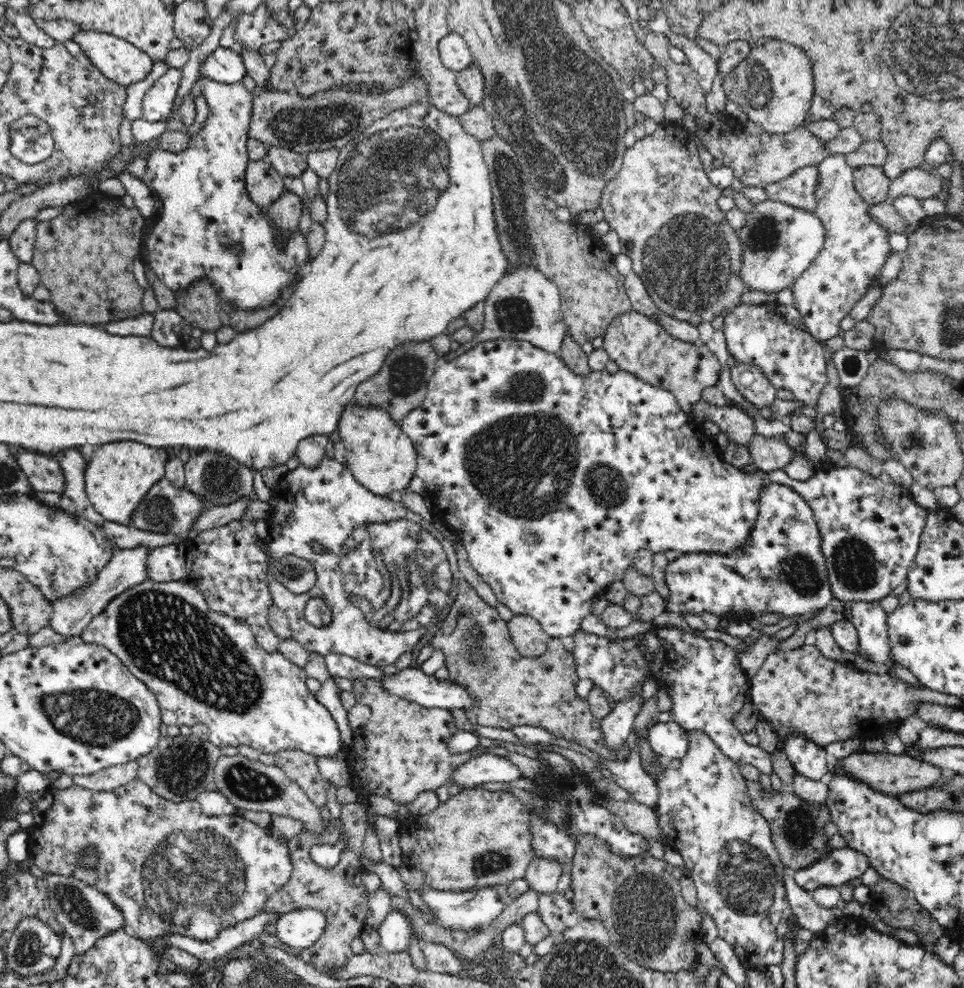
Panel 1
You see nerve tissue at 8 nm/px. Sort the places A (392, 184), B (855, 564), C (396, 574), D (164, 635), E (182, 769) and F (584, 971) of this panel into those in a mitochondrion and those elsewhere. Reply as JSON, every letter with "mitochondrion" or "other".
{"A":"mitochondrion","B":"mitochondrion","C":"mitochondrion","D":"mitochondrion","E":"mitochondrion","F":"mitochondrion"}

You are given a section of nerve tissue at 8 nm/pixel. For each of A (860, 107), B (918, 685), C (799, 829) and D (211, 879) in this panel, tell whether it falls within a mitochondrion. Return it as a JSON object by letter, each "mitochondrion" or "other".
{"A":"other","B":"other","C":"mitochondrion","D":"mitochondrion"}

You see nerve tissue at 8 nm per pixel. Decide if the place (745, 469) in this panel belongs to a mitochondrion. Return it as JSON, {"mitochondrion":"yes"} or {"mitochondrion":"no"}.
{"mitochondrion":"no"}

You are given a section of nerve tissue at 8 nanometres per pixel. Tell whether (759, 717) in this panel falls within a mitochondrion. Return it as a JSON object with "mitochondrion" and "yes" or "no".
{"mitochondrion":"no"}

